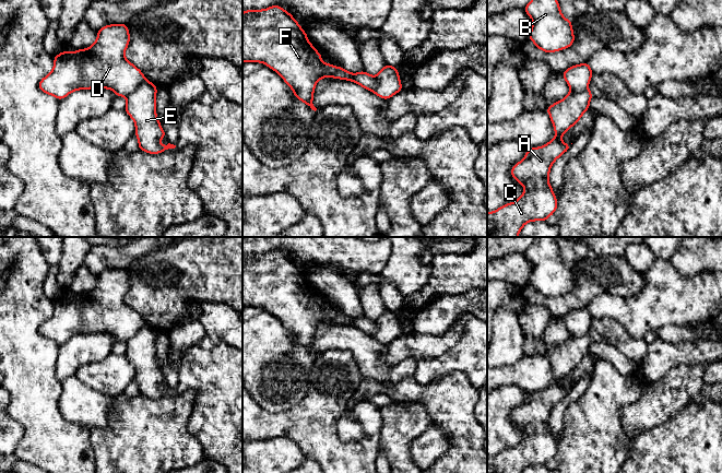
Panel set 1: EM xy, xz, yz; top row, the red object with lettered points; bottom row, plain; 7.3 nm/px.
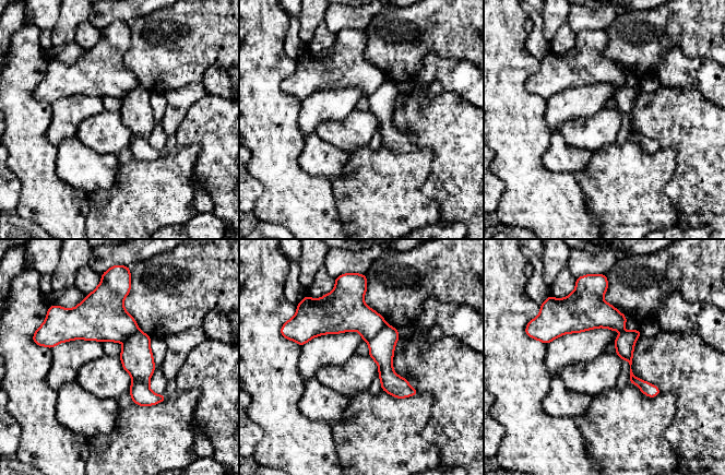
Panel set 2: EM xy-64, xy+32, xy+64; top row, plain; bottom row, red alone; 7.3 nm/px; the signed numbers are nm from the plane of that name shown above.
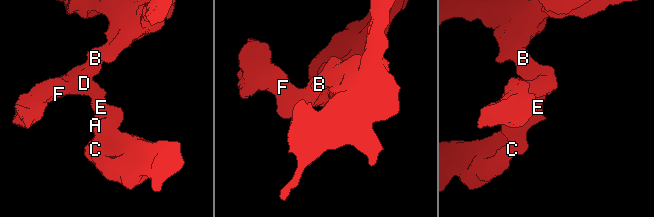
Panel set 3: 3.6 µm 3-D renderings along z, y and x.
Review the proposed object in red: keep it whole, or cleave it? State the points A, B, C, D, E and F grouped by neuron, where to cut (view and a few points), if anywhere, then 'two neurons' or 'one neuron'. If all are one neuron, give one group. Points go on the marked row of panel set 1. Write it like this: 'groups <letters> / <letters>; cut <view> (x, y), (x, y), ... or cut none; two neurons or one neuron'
groups A C E / B D F; cut xy (144, 79), (126, 96); two neurons

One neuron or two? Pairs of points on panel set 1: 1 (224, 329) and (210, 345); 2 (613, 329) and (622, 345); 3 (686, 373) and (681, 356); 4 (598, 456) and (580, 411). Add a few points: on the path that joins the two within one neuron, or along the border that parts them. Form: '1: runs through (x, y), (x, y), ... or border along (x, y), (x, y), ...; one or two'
1: border along (206, 333), (216, 335), (231, 345); two
2: runs through (614, 333), (622, 341); one
3: border along (707, 363), (681, 364), (672, 367), (661, 377); two
4: runs through (594, 445), (591, 422); one

